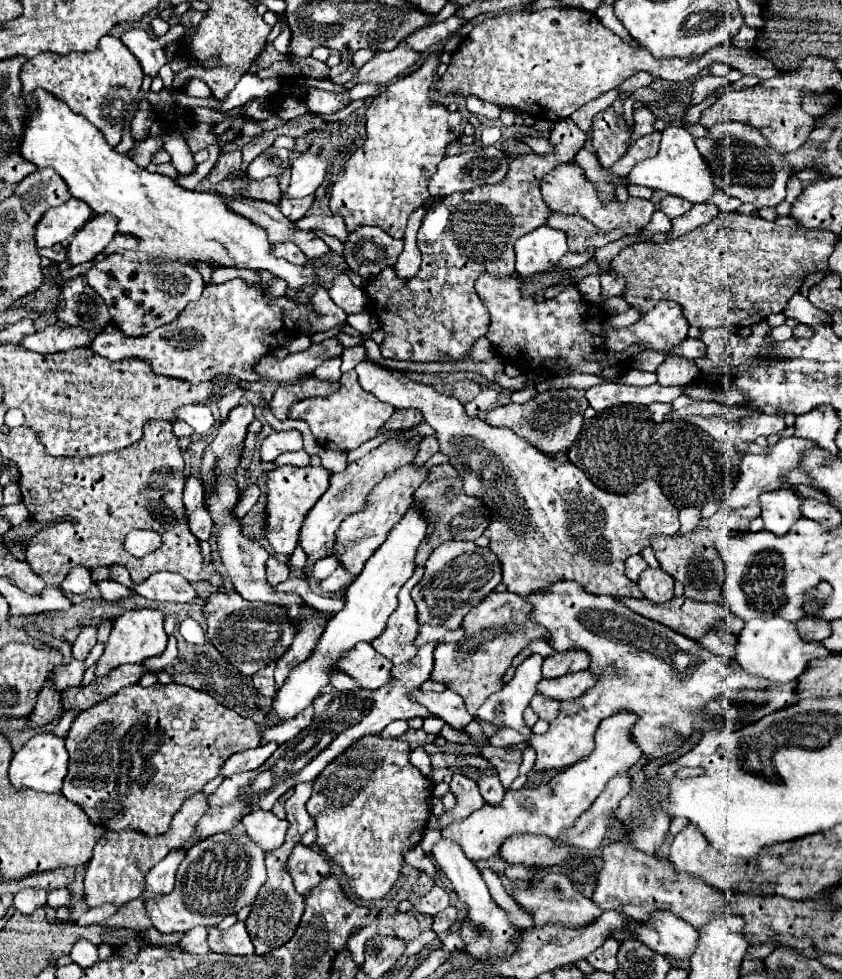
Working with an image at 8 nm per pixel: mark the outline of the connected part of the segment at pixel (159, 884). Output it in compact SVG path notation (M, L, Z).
M172 850L162 862L158 862L146 878L146 888L142 894L142 902L150 902L156 896L168 894L174 888L174 874L184 858L184 850Z

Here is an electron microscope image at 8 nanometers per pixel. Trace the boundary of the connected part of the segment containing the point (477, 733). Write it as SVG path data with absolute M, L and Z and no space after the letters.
M475 719L464 730L474 739L478 746L487 743L487 736L483 733L480 724Z

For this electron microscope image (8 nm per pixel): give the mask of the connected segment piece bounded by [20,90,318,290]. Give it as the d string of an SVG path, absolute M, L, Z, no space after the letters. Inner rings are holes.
M36 90L36 100L40 102L38 112L28 112L28 120L24 126L24 140L20 146L20 152L24 158L34 162L38 168L54 168L64 182L68 184L74 198L84 200L96 214L114 214L118 218L118 232L138 238L138 250L142 250L148 256L148 262L156 264L162 260L180 260L184 264L196 266L198 262L204 262L212 268L252 268L252 270L268 270L276 278L286 280L286 286L292 290L304 290L308 284L318 282L318 274L312 266L294 266L286 260L280 260L272 254L272 244L268 242L268 236L260 226L254 222L248 222L248 218L240 218L240 214L232 214L224 200L218 194L206 194L206 192L194 192L180 188L174 178L152 174L144 168L140 168L130 158L118 154L100 130L92 126L84 116L74 114L62 100L54 98L52 94L44 90Z

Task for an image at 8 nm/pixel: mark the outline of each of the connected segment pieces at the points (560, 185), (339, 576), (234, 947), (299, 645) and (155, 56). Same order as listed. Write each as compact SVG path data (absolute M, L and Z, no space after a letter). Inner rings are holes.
M578 164L558 166L548 176L544 176L544 180L542 180L542 198L544 198L544 202L548 204L548 208L552 212L558 212L558 214L570 212L570 214L578 214L578 216L584 214L584 218L588 222L592 222L600 230L622 228L628 234L638 234L640 230L644 230L644 226L650 222L652 212L656 210L650 200L642 200L642 198L630 198L626 204L620 204L618 200L614 200L614 202L604 206L602 200L596 198L594 186L584 176L584 172L582 172L582 168Z
M338 568L338 570L334 570L328 578L324 578L324 580L320 582L320 590L322 590L322 592L336 592L336 590L340 590L342 586L346 586L350 580L352 580L350 574L344 572L342 568Z
M236 922L228 930L208 928L208 946L212 952L218 954L232 954L232 956L250 956L254 954L254 946L248 938L244 922Z
M308 618L300 626L300 632L296 634L292 646L286 650L284 658L280 658L280 662L276 662L276 672L274 672L276 690L280 690L280 686L284 684L288 670L292 670L292 666L298 666L302 662L302 658L312 654L314 644L318 642L322 628L324 628L324 622L320 622L320 618Z
M178 24L170 27L169 31L161 38L152 38L144 30L128 30L122 36L122 42L136 56L144 74L154 78L158 74L158 70L168 62L168 58L164 54L164 46L179 40L184 35L185 28Z

